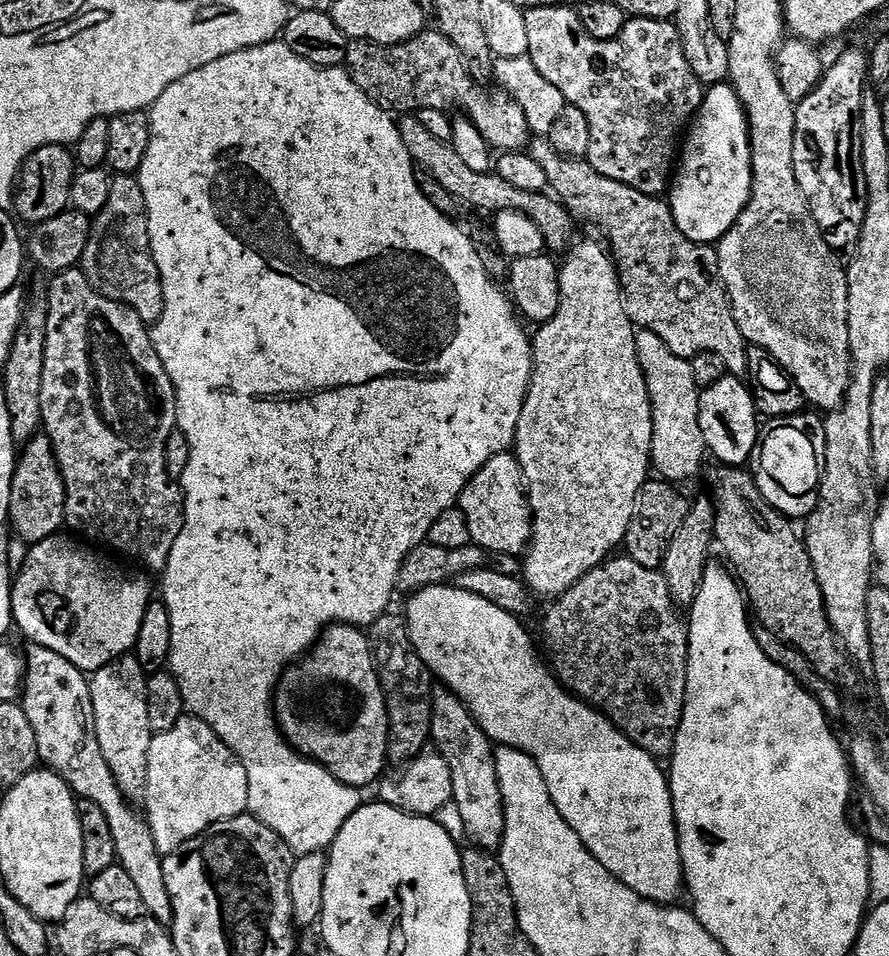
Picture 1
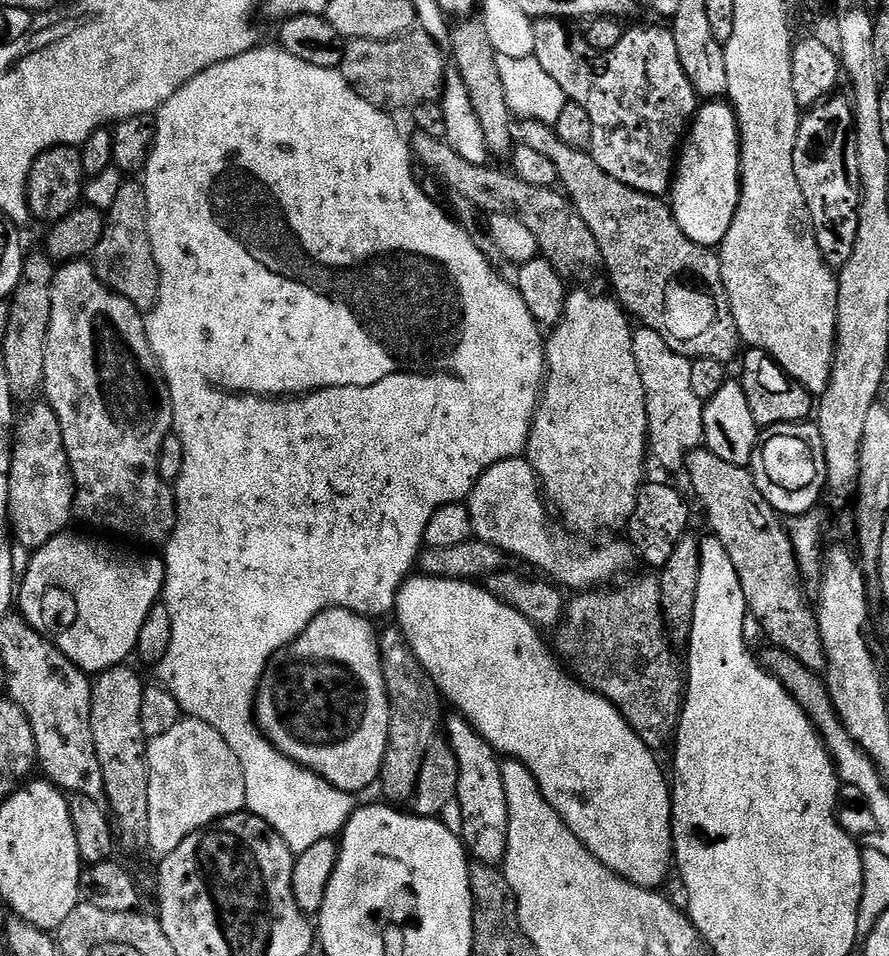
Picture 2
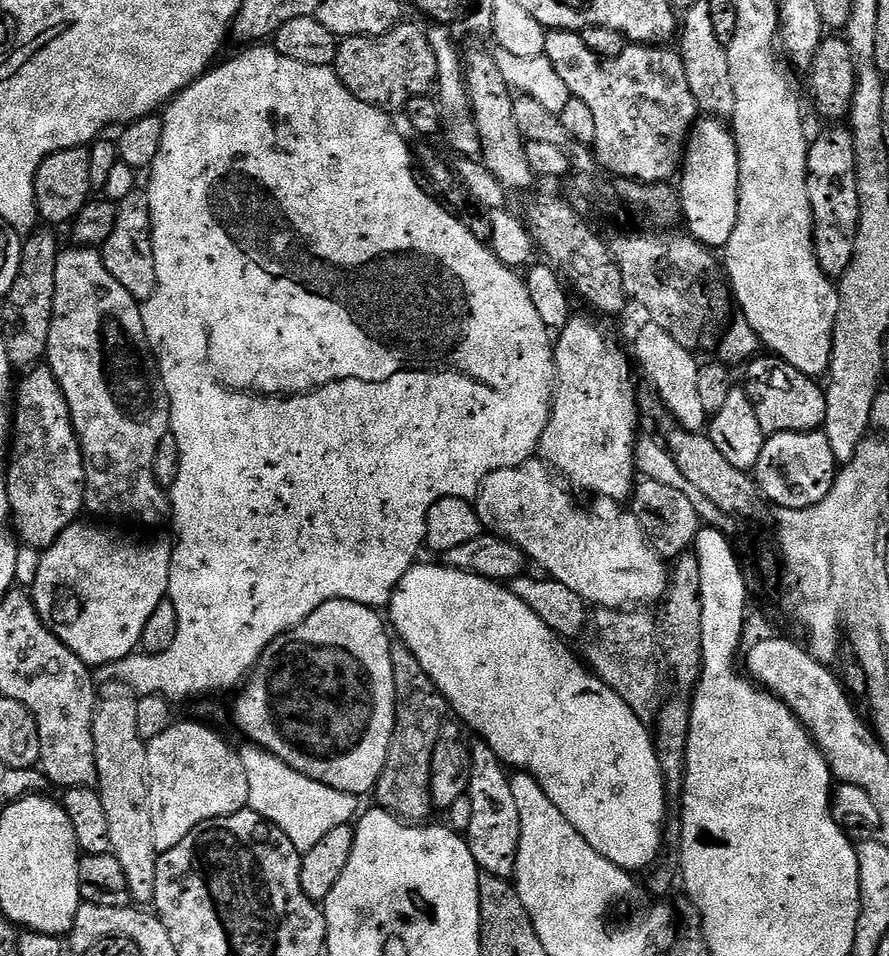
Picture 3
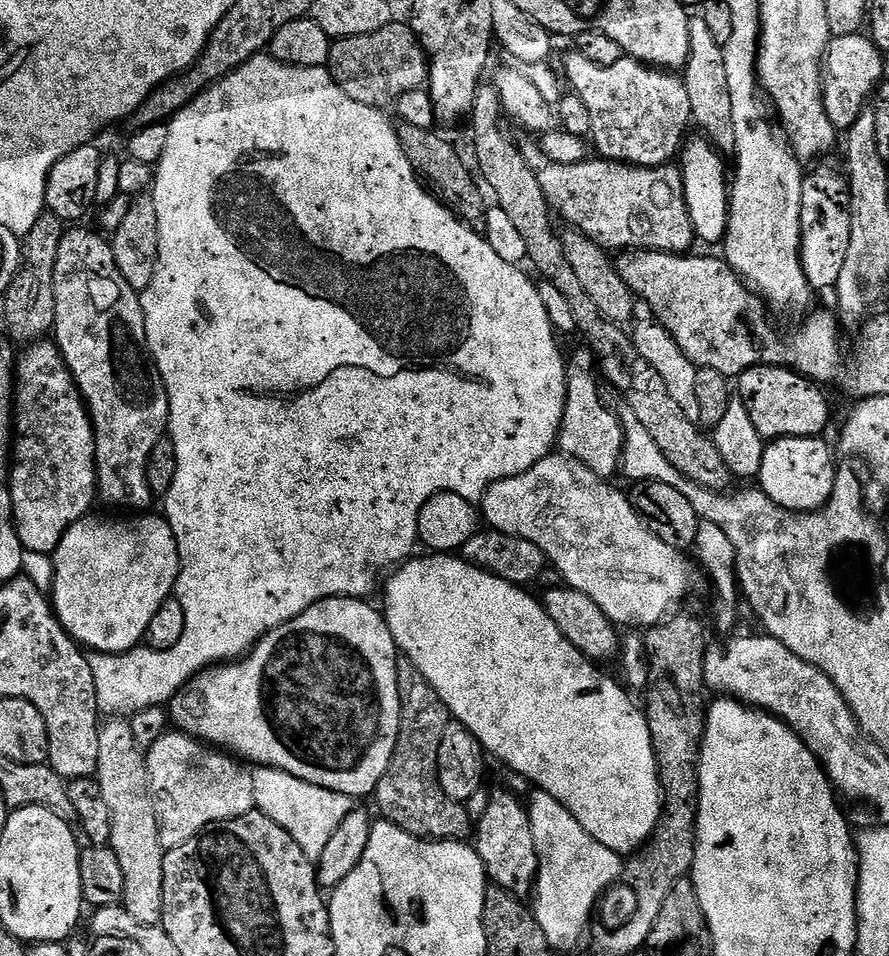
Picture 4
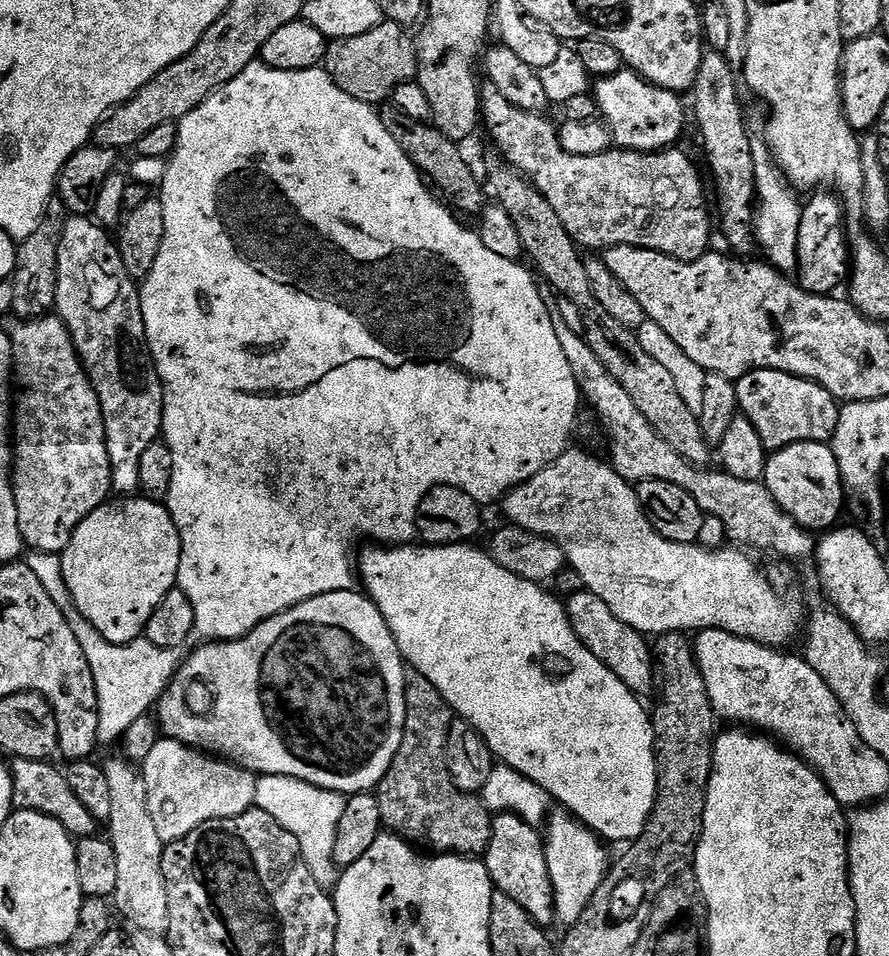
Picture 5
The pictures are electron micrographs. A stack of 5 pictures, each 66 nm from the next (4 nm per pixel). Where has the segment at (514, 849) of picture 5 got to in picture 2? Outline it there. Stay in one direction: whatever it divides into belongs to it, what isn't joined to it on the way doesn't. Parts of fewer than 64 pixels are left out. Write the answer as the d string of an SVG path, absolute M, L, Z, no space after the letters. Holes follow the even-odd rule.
M452 714L452 717L447 717L446 728L448 724L448 733L446 739L448 745L452 748L454 758L458 758L458 790L456 791L456 801L458 806L462 806L462 839L464 847L473 861L482 864L491 864L493 866L503 865L504 855L506 854L506 846L508 845L508 807L506 806L506 789L502 786L502 770L500 769L501 761L498 759L498 753L495 748L490 746L490 742L486 742L486 738L482 738L482 734L478 734L478 730L472 725L465 716L459 714Z

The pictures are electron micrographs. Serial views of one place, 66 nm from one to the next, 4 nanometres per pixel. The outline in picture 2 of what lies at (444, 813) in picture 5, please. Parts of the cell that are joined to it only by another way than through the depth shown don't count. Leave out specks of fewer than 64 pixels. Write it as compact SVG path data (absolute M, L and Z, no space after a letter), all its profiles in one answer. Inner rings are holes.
M391 626L379 633L380 638L380 657L382 658L382 674L386 682L386 694L392 709L390 710L390 734L388 735L388 745L384 755L384 764L380 767L379 787L384 787L385 801L391 802L396 806L404 806L411 801L416 794L418 786L418 774L422 774L422 762L426 758L428 748L432 741L437 739L438 732L436 727L441 727L442 716L440 720L440 704L442 697L436 688L435 682L426 674L422 662L414 654L410 642L406 642L404 632L398 626Z

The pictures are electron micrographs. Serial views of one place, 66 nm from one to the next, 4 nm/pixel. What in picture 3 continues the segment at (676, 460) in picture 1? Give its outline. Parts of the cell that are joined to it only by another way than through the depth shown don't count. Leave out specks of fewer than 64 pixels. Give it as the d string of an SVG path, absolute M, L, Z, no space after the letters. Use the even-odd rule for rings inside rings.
M644 322L644 325L642 325L641 328L637 330L636 337L634 337L632 340L632 352L631 355L634 357L634 360L635 360L634 355L636 355L637 361L635 360L635 363L638 365L638 368L639 368L638 363L640 363L640 368L642 371L644 371L645 378L648 379L649 382L652 383L654 387L656 387L656 389L654 389L654 392L655 395L658 397L661 405L663 405L663 407L666 409L666 412L668 408L669 414L672 415L674 419L676 419L673 421L675 421L675 423L679 425L679 427L685 428L686 431L688 432L703 433L706 428L706 421L709 419L710 414L706 410L702 410L702 402L698 398L697 386L698 386L698 370L700 369L700 364L698 363L698 360L695 360L695 358L692 357L695 355L693 355L693 353L689 351L689 349L686 349L683 346L681 346L678 342L674 342L674 338L670 334L666 334L666 330L662 330L662 326L658 326L657 324L651 322Z

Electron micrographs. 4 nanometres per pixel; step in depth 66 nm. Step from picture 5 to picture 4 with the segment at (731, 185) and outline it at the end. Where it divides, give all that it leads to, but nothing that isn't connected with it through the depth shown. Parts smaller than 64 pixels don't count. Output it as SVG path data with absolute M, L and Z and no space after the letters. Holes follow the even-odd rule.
M698 14L690 19L690 58L687 68L683 69L682 79L686 86L686 94L690 94L690 110L695 127L704 128L700 129L703 135L711 140L721 153L735 153L734 118L724 49L718 42L714 42L706 22Z

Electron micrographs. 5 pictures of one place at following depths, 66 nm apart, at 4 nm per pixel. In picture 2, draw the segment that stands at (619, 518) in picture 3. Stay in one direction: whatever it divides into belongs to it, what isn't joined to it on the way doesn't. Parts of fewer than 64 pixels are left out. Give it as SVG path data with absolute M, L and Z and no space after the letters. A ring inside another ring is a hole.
M527 459L503 460L490 466L490 470L483 472L472 487L466 503L475 539L493 544L509 557L517 556L528 564L537 564L542 571L549 572L544 574L565 589L595 590L607 585L617 579L615 576L619 572L631 566L632 556L634 560L631 543L623 539L600 544L597 548L583 548L580 544L572 548L570 541L563 540L548 517L549 505Z

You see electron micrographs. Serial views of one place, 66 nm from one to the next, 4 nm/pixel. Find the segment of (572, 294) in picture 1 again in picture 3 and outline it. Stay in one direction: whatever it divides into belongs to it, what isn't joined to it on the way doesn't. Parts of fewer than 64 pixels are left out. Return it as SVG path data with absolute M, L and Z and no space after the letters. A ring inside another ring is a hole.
M576 314L565 328L559 329L554 344L556 387L552 413L540 439L538 456L570 483L593 492L593 497L624 502L631 497L632 476L637 475L638 392L632 386L629 357L626 352L624 357L623 350L616 348L607 330L600 328L601 321L596 320Z

